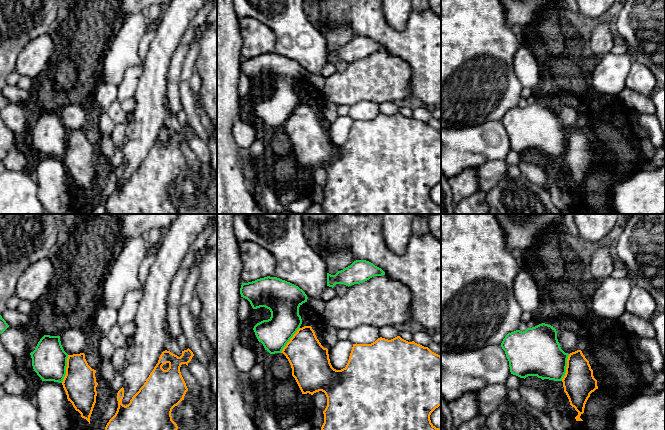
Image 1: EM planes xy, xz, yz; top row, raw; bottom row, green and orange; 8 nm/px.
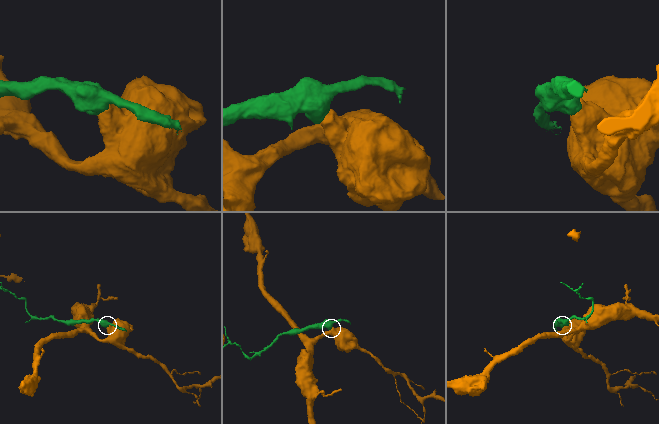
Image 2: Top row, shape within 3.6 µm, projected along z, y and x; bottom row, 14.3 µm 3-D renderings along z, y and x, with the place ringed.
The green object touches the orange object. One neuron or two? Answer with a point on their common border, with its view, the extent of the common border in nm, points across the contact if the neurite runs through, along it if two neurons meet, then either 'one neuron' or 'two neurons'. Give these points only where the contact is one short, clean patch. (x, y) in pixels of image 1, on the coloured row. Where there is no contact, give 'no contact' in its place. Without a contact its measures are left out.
xy (65, 369) | 240 nm | along xy (68, 355), (65, 376), (61, 382) | two neurons

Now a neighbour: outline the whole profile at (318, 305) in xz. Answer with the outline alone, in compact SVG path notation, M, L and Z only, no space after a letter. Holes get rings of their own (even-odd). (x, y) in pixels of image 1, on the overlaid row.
M308 298L307 303L314 309L317 314L322 315L324 313L326 303L321 298Z

